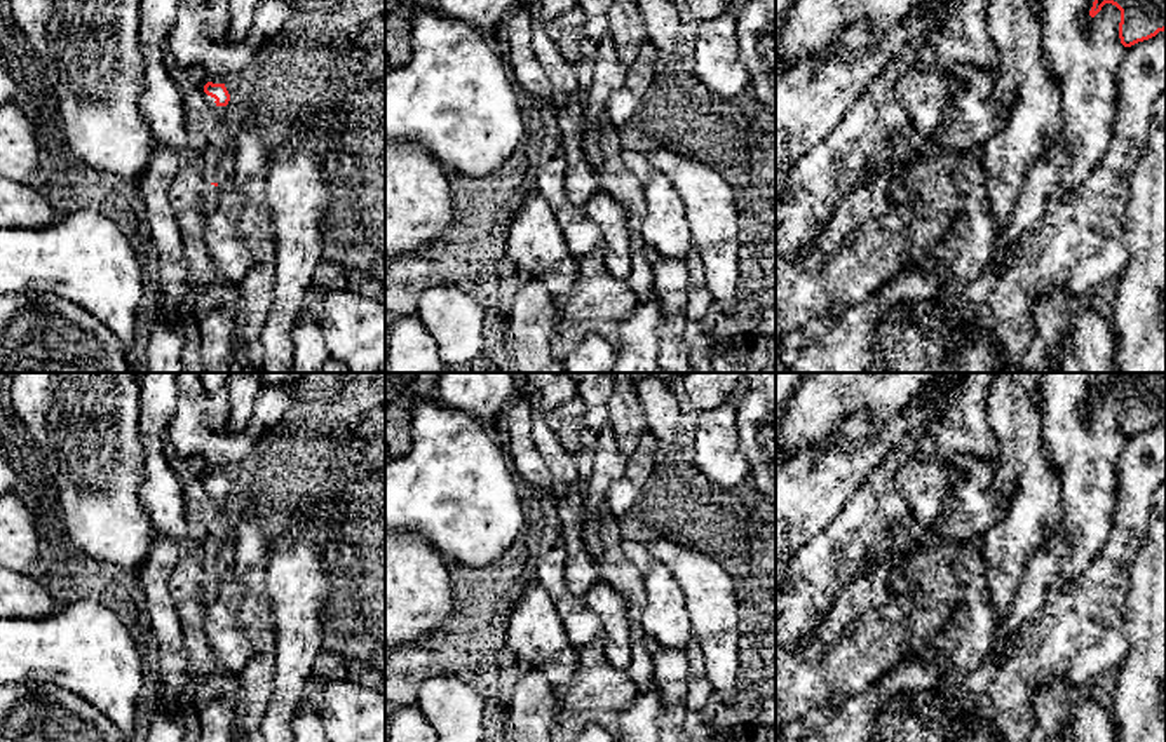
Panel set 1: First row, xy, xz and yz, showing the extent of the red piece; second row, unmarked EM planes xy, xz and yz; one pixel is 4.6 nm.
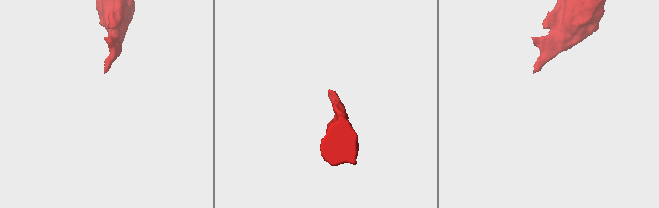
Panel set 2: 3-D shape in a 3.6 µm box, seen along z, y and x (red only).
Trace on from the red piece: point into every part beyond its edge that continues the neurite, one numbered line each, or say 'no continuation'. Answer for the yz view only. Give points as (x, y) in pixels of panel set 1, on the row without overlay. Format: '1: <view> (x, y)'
no continuation

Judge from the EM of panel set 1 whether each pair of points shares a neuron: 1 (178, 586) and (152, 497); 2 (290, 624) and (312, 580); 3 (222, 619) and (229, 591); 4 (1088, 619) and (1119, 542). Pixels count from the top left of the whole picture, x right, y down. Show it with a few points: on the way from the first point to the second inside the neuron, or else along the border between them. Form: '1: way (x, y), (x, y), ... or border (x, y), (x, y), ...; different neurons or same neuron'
1: way (185, 563), (185, 546), (169, 519); same neuron
2: way (297, 613), (297, 596), (302, 591); same neuron
3: way (223, 612), (229, 598); same neuron
4: way (1095, 600), (1114, 561); same neuron

